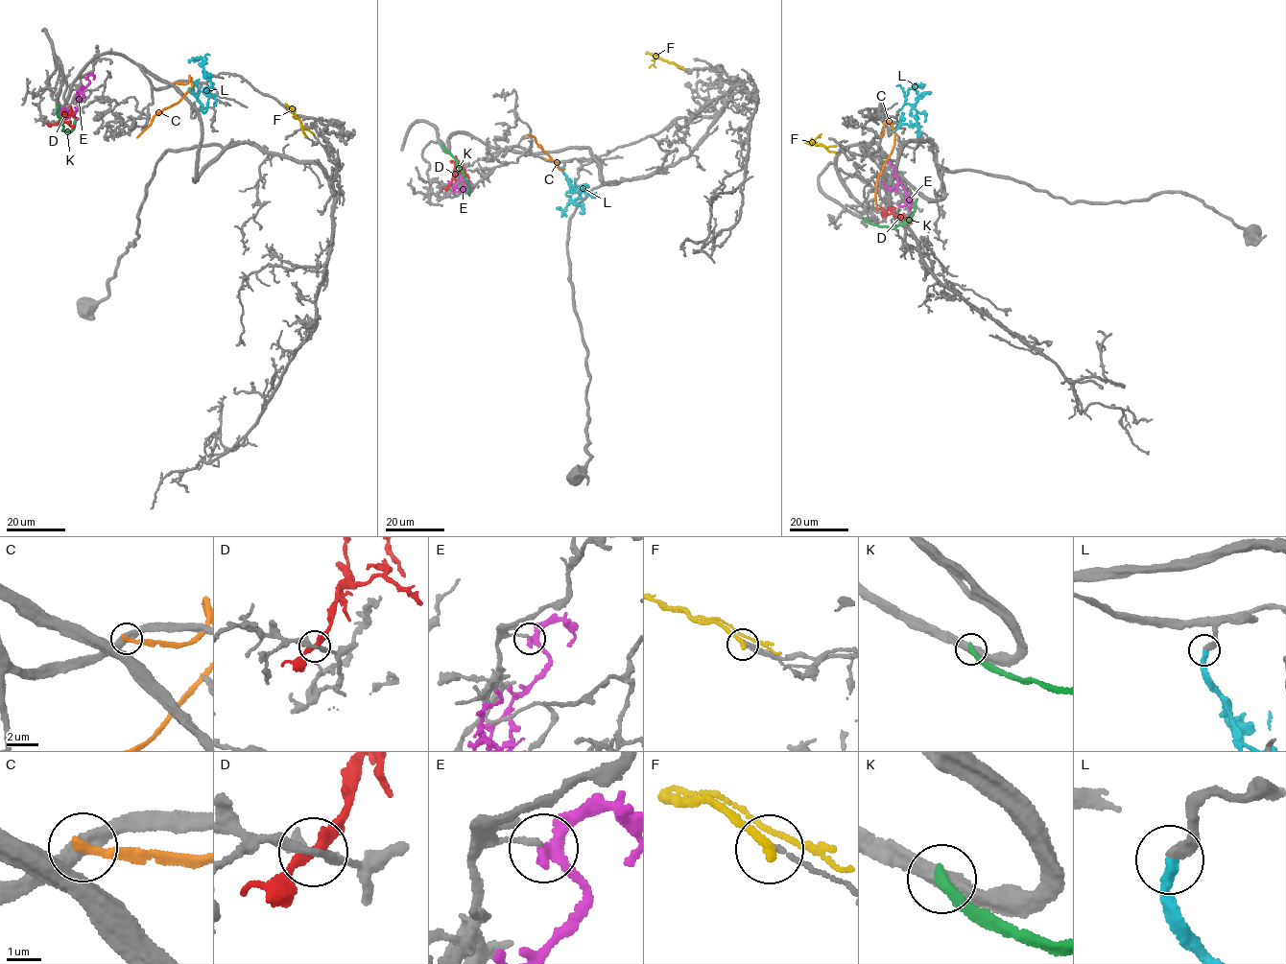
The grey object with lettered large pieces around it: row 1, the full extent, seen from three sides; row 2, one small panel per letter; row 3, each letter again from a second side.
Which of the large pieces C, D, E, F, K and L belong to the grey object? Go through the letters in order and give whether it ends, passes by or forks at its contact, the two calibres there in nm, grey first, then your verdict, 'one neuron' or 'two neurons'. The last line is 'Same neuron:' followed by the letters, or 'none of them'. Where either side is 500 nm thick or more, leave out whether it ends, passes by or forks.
C: it ends | 400/280 nm | two neurons
D: it passes by | 200/280 nm | two neurons
E: it passes by | 140/300 nm | two neurons
F: it ends | 140/240 nm | two neurons
K: it ends | 460/360 nm | two neurons
L: it ends | 320/360 nm | one neuron
Same neuron: L

